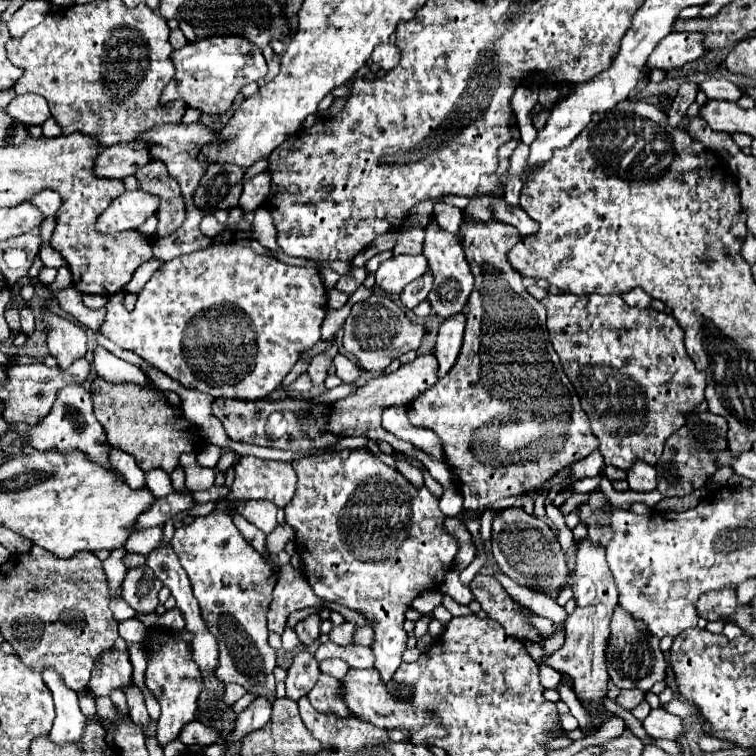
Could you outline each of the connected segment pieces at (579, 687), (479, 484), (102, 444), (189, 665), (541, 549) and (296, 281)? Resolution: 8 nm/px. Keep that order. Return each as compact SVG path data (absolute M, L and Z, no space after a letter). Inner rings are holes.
M583 539L577 545L577 571L571 581L571 589L577 601L575 611L567 617L567 639L565 645L553 653L551 657L543 657L545 665L553 665L555 669L567 673L573 679L573 691L579 701L583 701L583 709L593 717L595 729L601 727L601 711L605 709L603 699L607 697L607 669L605 669L605 645L609 641L609 621L613 609L617 607L617 587L613 583L613 575L605 561L605 549L597 543L589 543Z
M469 221L469 225L461 225L459 233L463 235L463 249L475 275L475 289L467 303L463 347L453 369L407 405L407 415L415 427L431 429L441 437L445 463L463 495L465 507L479 509L497 499L523 495L541 487L557 471L595 451L597 437L593 437L575 387L551 347L545 307L527 293L521 273L507 259L509 249L521 239L521 233L499 221L491 221L489 225L473 225Z
M73 385L73 387L63 387L57 393L57 401L49 415L39 421L37 425L11 425L11 429L17 429L17 433L25 433L25 439L29 441L31 447L37 451L57 451L61 455L69 455L73 451L81 451L87 455L89 461L101 465L103 469L109 469L117 479L123 479L123 475L113 467L111 463L111 445L105 439L105 433L101 429L101 423L93 417L93 401L89 391L83 385ZM81 423L81 425L77 425Z
M153 633L147 641L147 671L145 671L145 685L155 695L155 699L161 703L161 717L157 725L157 743L165 747L167 743L177 739L177 733L181 731L181 725L185 721L195 719L197 711L197 699L203 689L201 671L191 659L189 645L175 639L169 633Z
M509 507L495 515L491 547L499 569L519 585L541 589L547 595L557 595L557 591L567 583L567 559L561 553L557 535L543 519L527 515L521 507Z
M235 241L231 243L211 244L207 249L201 251L193 251L181 257L175 257L167 263L163 263L155 275L147 281L147 285L143 287L143 291L139 293L137 305L133 311L127 311L123 305L125 291L120 291L109 297L105 309L105 323L103 323L103 335L107 339L111 339L113 343L117 343L121 349L133 351L137 353L141 359L145 359L147 363L151 363L153 367L157 367L159 371L167 373L169 377L173 377L175 381L179 381L181 385L185 385L187 389L197 389L201 393L207 393L211 397L229 397L229 399L243 399L243 401L255 401L255 399L263 399L267 397L271 391L275 391L281 381L285 379L285 375L293 369L293 365L299 361L301 353L311 349L319 337L321 337L321 323L325 319L325 311L327 311L327 289L323 285L323 279L319 275L317 269L313 267L293 267L293 265L285 265L273 257L261 257L255 255L255 251L251 247L241 247Z

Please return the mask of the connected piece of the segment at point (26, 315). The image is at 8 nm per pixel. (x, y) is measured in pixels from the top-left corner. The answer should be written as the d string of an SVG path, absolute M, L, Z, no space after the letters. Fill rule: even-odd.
M27 305L21 307L21 333L25 333L27 337L31 337L35 333L35 319Z

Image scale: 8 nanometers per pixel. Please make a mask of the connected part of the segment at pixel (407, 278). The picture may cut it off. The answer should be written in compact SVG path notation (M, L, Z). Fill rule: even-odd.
M397 255L383 261L375 273L375 285L387 295L399 295L405 285L425 273L427 261L423 255Z

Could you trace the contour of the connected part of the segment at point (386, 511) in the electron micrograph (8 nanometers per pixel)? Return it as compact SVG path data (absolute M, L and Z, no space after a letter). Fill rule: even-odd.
M367 449L341 451L335 455L317 455L293 461L297 471L297 493L285 507L285 523L293 527L297 545L301 547L303 573L313 593L323 601L333 601L349 609L359 611L367 619L373 619L375 631L385 637L375 637L375 669L381 675L381 683L393 693L393 697L409 699L413 691L405 685L397 685L393 679L401 665L401 655L407 643L407 631L403 629L405 611L411 601L425 589L441 585L443 575L453 567L453 559L459 551L459 541L445 529L445 515L439 509L439 499L423 485L411 485L397 469L385 465L377 455Z

